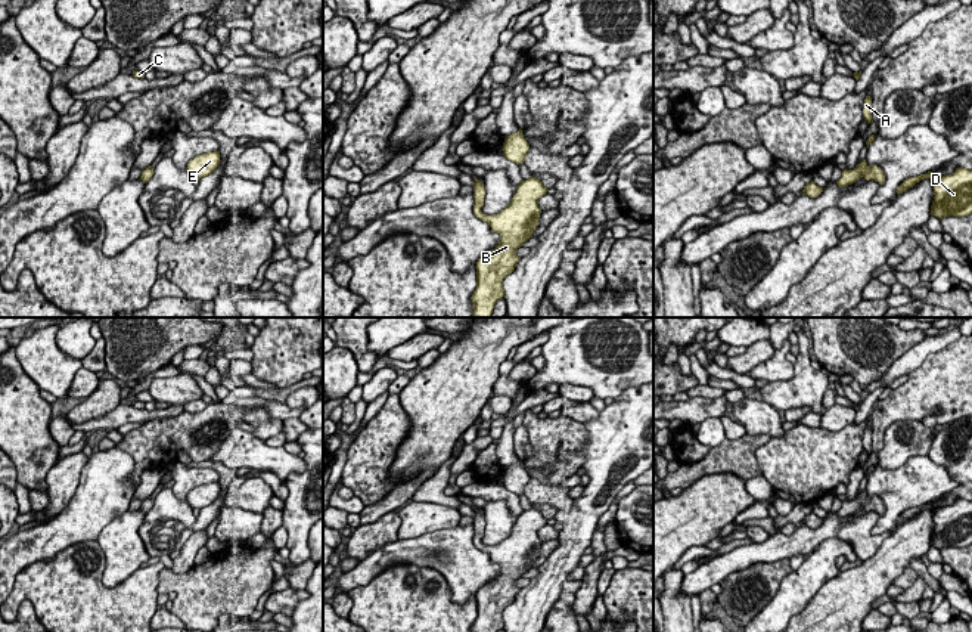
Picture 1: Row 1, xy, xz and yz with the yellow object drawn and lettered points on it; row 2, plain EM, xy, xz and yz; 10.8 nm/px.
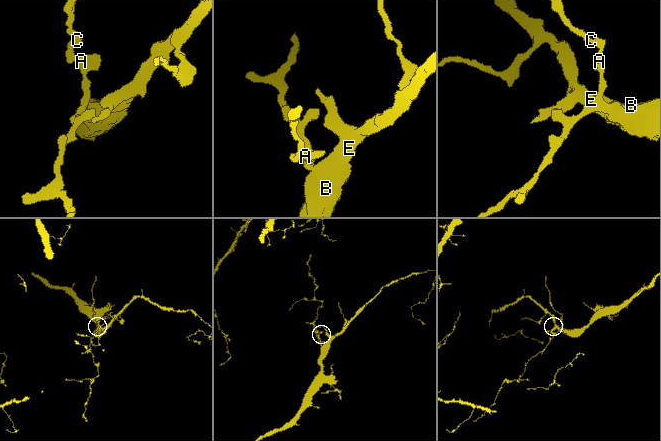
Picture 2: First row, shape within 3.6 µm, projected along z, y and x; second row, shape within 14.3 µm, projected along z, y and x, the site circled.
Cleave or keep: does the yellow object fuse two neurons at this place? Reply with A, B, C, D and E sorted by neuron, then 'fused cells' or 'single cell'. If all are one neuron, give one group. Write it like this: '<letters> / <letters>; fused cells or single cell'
A B C D E; single cell

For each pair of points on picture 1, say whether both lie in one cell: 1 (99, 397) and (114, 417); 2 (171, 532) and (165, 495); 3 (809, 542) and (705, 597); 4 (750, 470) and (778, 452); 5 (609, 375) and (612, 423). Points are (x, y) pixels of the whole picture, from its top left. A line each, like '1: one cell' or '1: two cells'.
1: two cells
2: one cell
3: two cells
4: two cells
5: two cells

